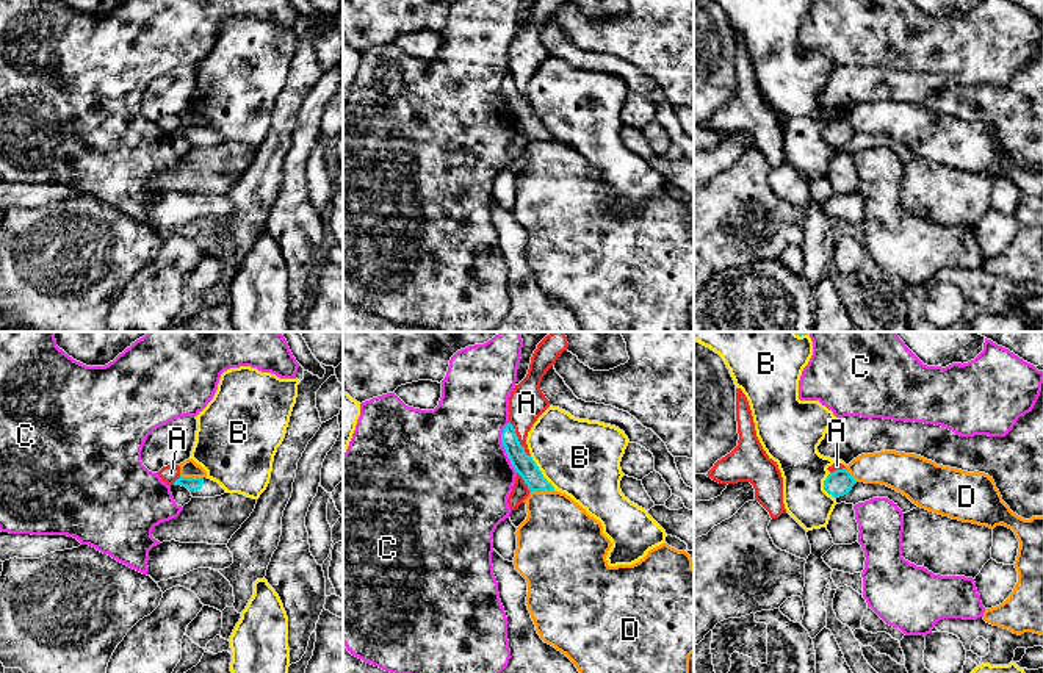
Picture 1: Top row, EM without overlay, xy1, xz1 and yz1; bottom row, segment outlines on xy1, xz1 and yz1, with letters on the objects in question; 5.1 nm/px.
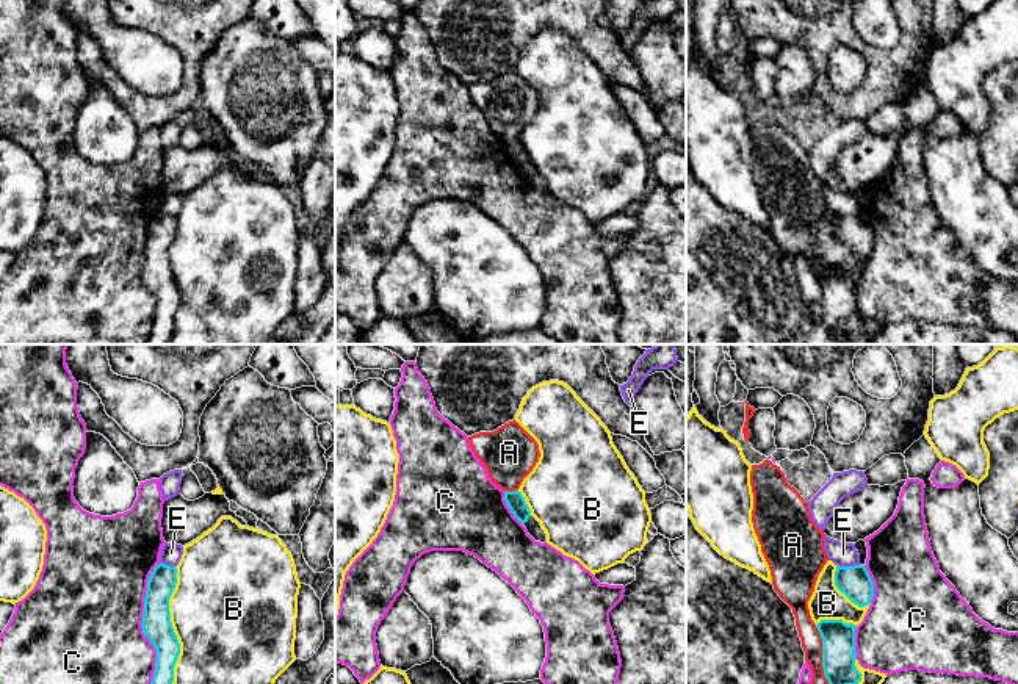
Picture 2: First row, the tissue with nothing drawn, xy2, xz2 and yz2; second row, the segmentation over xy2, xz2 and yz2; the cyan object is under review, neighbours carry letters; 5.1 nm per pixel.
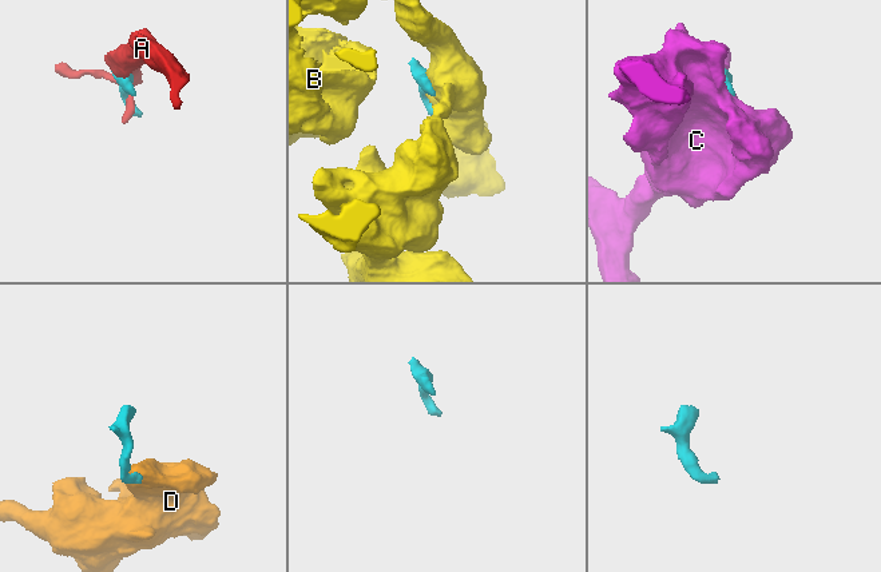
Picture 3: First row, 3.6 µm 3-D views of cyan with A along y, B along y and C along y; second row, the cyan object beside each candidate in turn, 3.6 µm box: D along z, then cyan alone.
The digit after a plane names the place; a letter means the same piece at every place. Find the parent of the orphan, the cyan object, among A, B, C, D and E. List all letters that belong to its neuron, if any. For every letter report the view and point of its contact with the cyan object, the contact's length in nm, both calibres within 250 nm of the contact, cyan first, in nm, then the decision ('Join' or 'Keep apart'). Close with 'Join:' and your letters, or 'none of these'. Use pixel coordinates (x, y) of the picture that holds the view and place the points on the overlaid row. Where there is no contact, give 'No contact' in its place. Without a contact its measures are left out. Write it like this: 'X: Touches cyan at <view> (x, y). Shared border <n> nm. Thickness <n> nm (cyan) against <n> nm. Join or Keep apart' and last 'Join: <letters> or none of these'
A: Touches cyan at yz2 (823, 655). Shared border 320 nm. Thickness 180 nm (cyan) against 110 nm. Keep apart
B: Touches cyan at xy2 (171, 625). Shared border 600 nm. Thickness 150 nm (cyan) against 500 nm. Keep apart
C: Touches cyan at xy2 (141, 623). Shared border 600 nm. Thickness 150 nm (cyan) against 500 nm. Keep apart
D: Touches cyan at xy1 (191, 478). Shared border 120 nm. Thickness 70 nm (cyan) against 90 nm. Keep apart
E: Touches cyan at yz2 (848, 567). Shared border 110 nm. Thickness 160 nm (cyan) against 130 nm. Keep apart
Join: none of these

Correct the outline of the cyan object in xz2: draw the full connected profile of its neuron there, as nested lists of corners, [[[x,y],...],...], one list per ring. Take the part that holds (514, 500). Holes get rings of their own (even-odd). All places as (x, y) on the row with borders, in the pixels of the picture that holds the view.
[[[504,491],[504,501],[514,517],[526,527],[528,534],[540,543],[547,542],[547,534],[540,523],[531,515],[531,510],[523,498],[523,495],[515,491]]]

